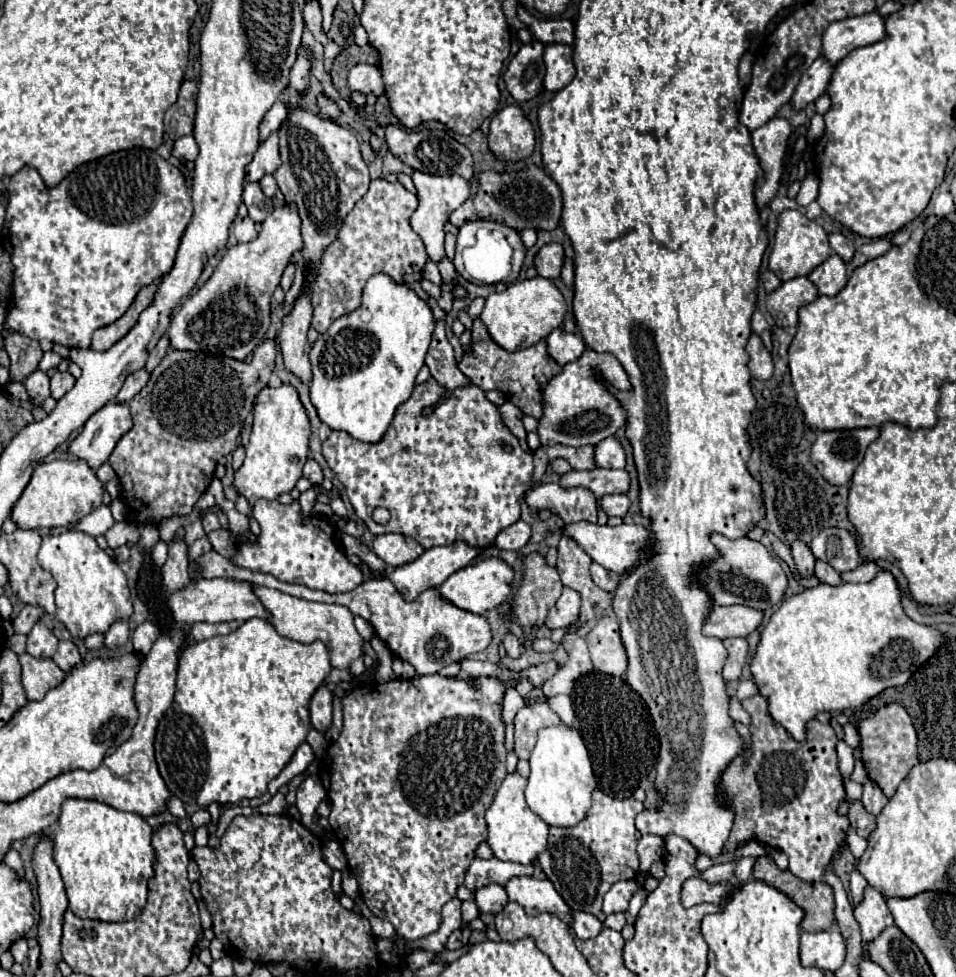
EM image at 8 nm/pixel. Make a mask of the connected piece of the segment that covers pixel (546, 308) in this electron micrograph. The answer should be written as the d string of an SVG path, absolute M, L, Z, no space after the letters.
M536 276L532 280L518 280L510 284L504 292L494 292L486 298L480 320L486 324L490 338L504 350L516 352L534 346L546 338L552 330L560 328L566 314L566 304L560 290L552 280Z

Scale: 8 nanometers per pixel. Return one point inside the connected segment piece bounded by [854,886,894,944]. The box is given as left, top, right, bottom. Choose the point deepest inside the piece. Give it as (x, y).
(873, 916)

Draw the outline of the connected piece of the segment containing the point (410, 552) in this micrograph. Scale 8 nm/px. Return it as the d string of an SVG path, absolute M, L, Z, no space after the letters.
M382 534L374 538L372 552L388 566L398 568L408 562L414 562L420 554L424 554L424 548L414 538L402 534Z

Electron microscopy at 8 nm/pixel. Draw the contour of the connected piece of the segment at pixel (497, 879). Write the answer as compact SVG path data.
M476 858L466 872L464 886L470 892L476 892L478 888L488 886L488 884L504 886L510 878L524 876L524 874L532 874L536 878L546 878L544 872L540 868L534 868L534 866L524 866L524 864L516 864L516 862L502 862L498 858L492 858L492 860Z

